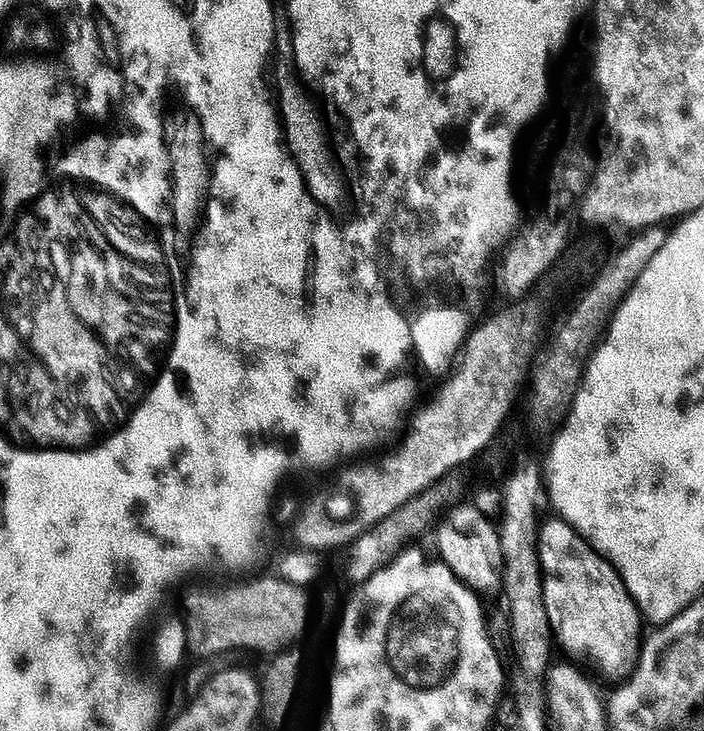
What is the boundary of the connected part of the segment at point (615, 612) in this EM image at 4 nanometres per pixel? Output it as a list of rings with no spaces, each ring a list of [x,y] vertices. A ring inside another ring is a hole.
[[[551,518],[539,525],[538,551],[540,570],[544,581],[544,605],[548,611],[548,623],[551,624],[555,639],[569,652],[569,657],[585,656],[600,672],[605,672],[613,682],[629,677],[640,664],[642,631],[640,620],[642,611],[635,597],[628,592],[616,567],[607,558],[595,552],[588,541],[583,540],[567,522]]]

